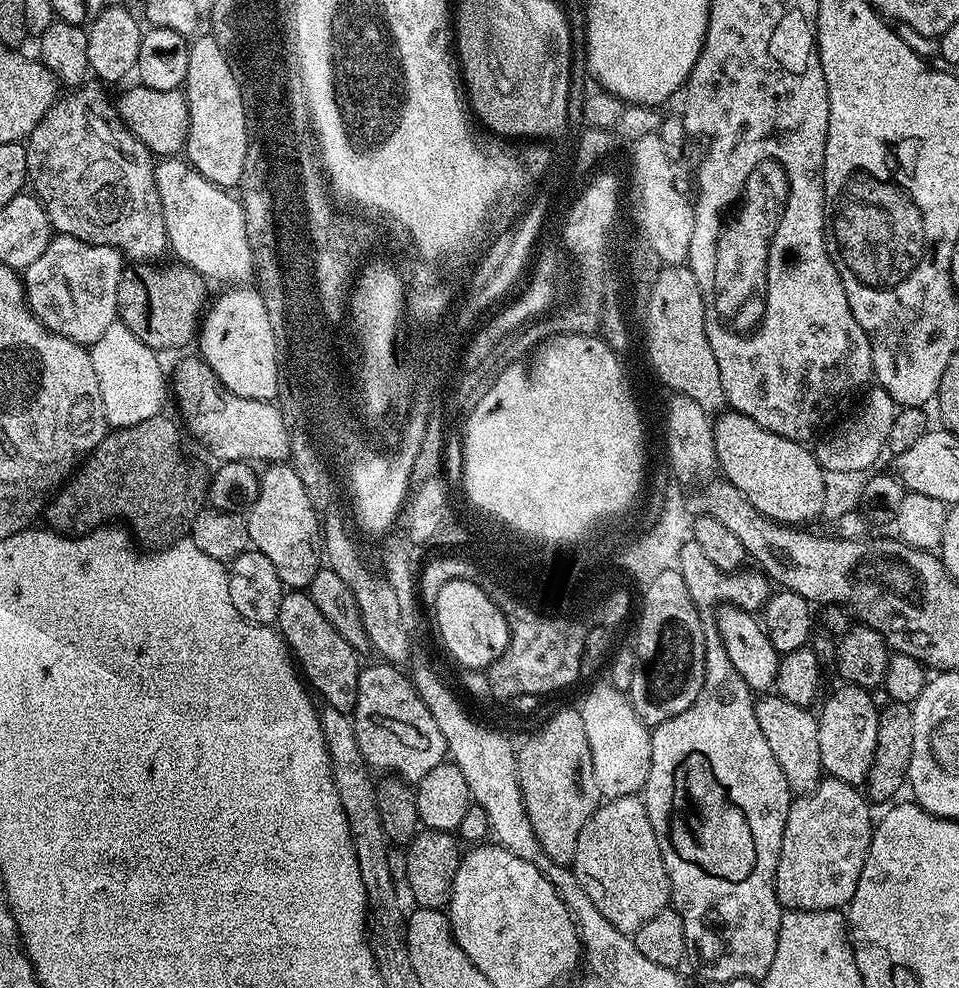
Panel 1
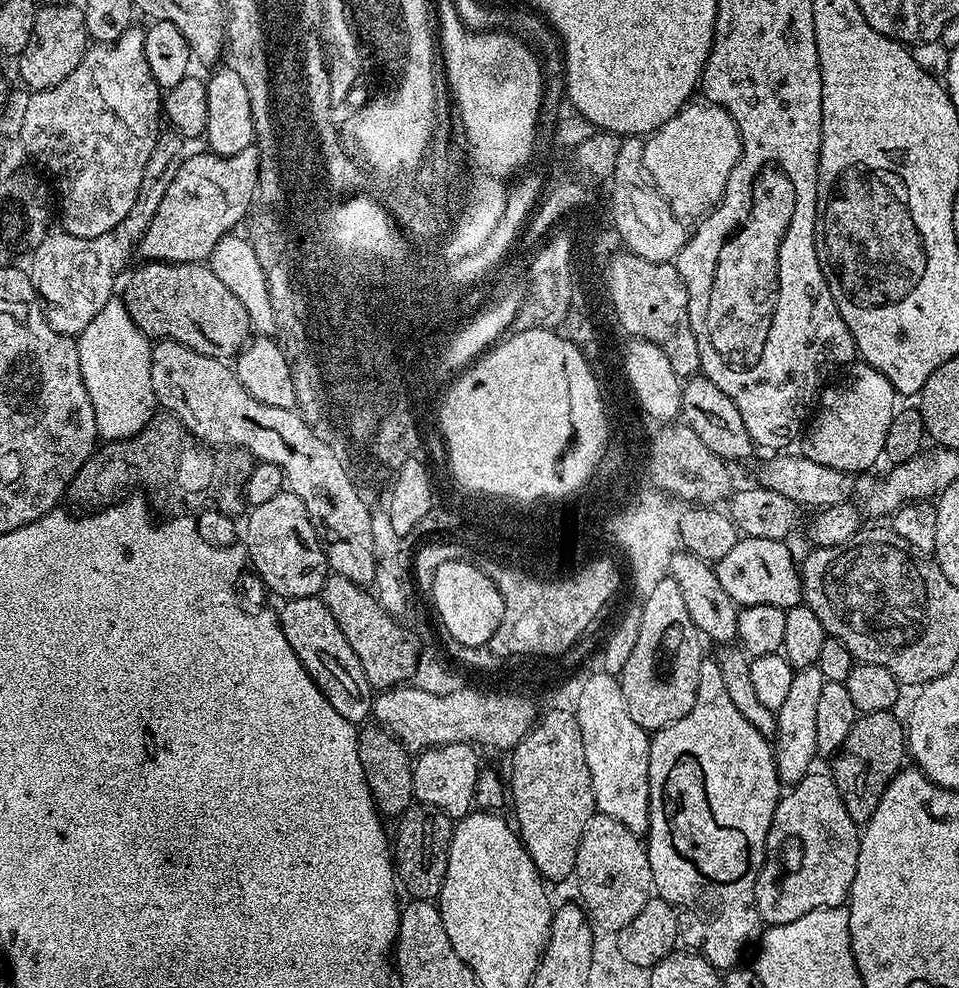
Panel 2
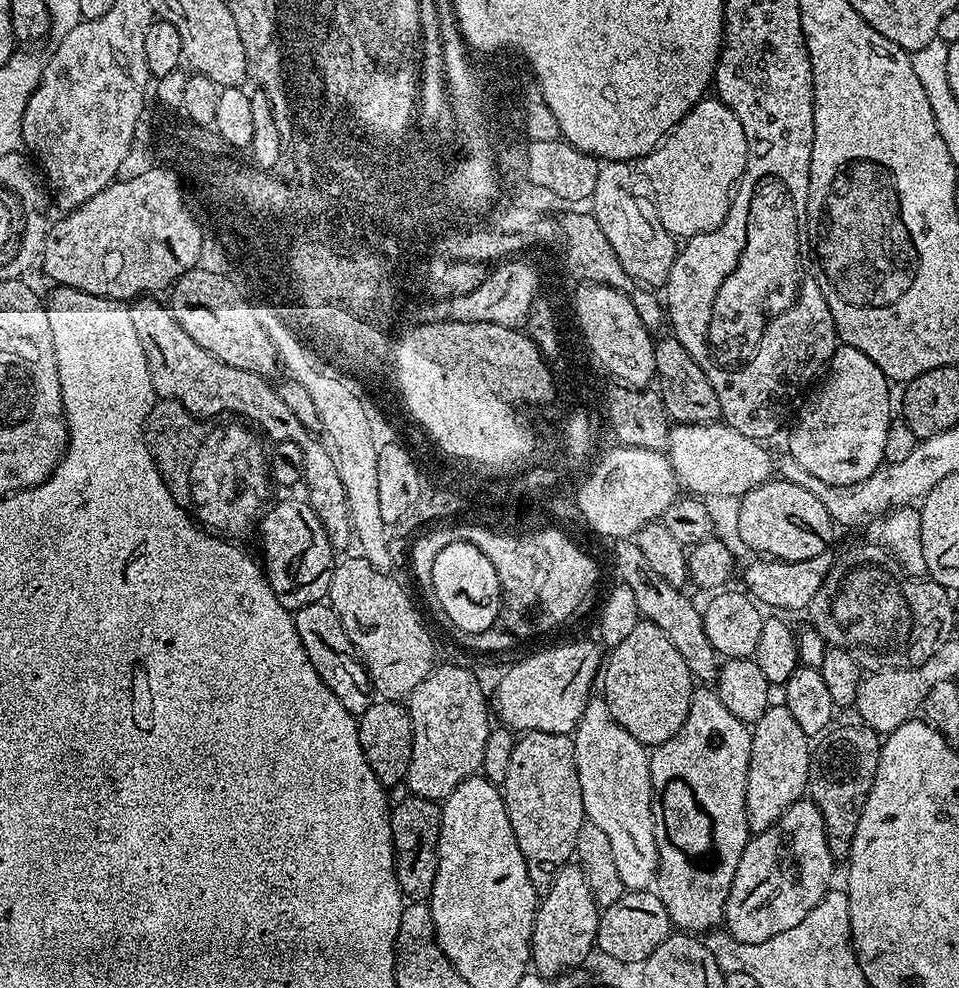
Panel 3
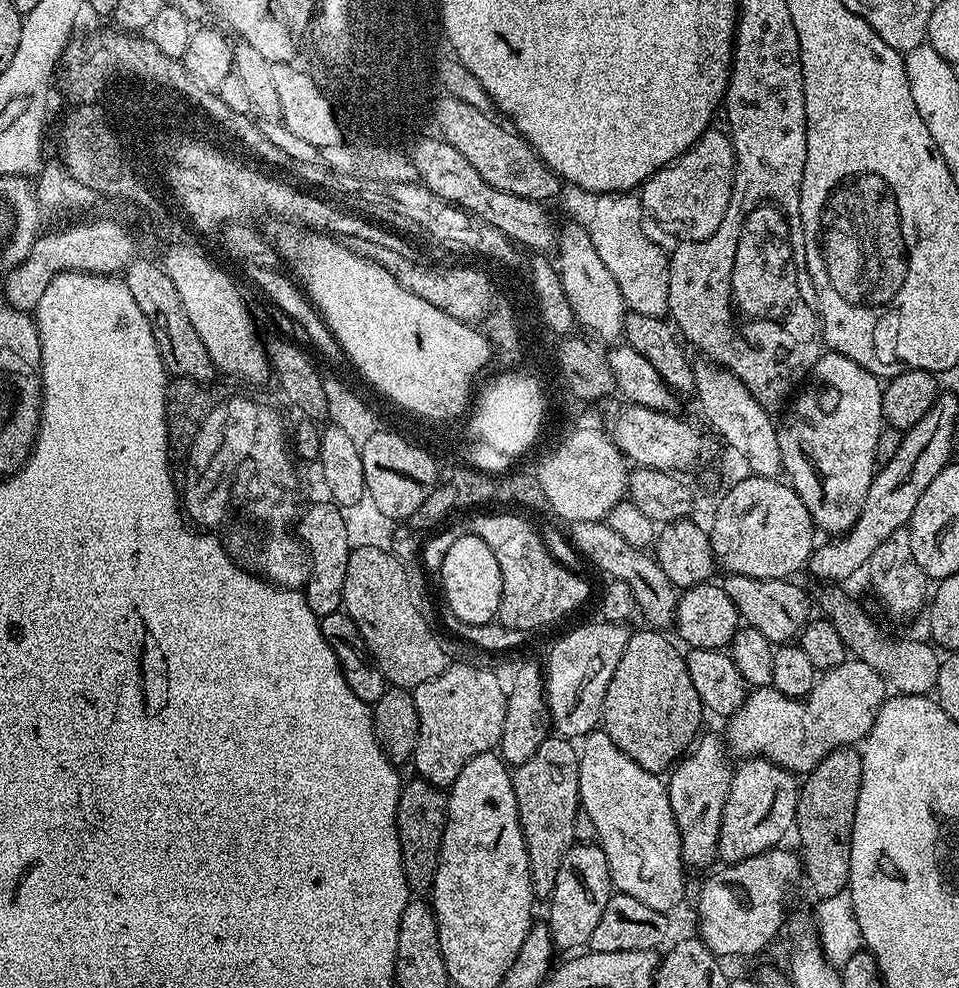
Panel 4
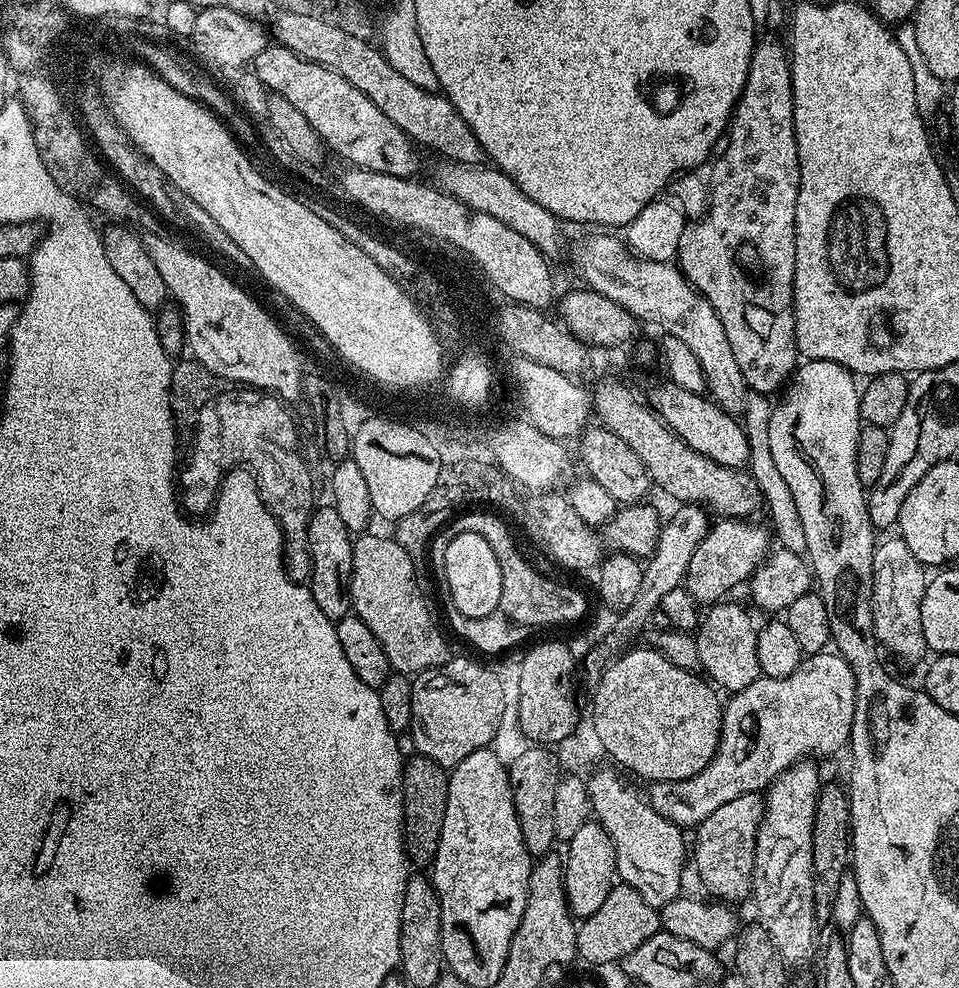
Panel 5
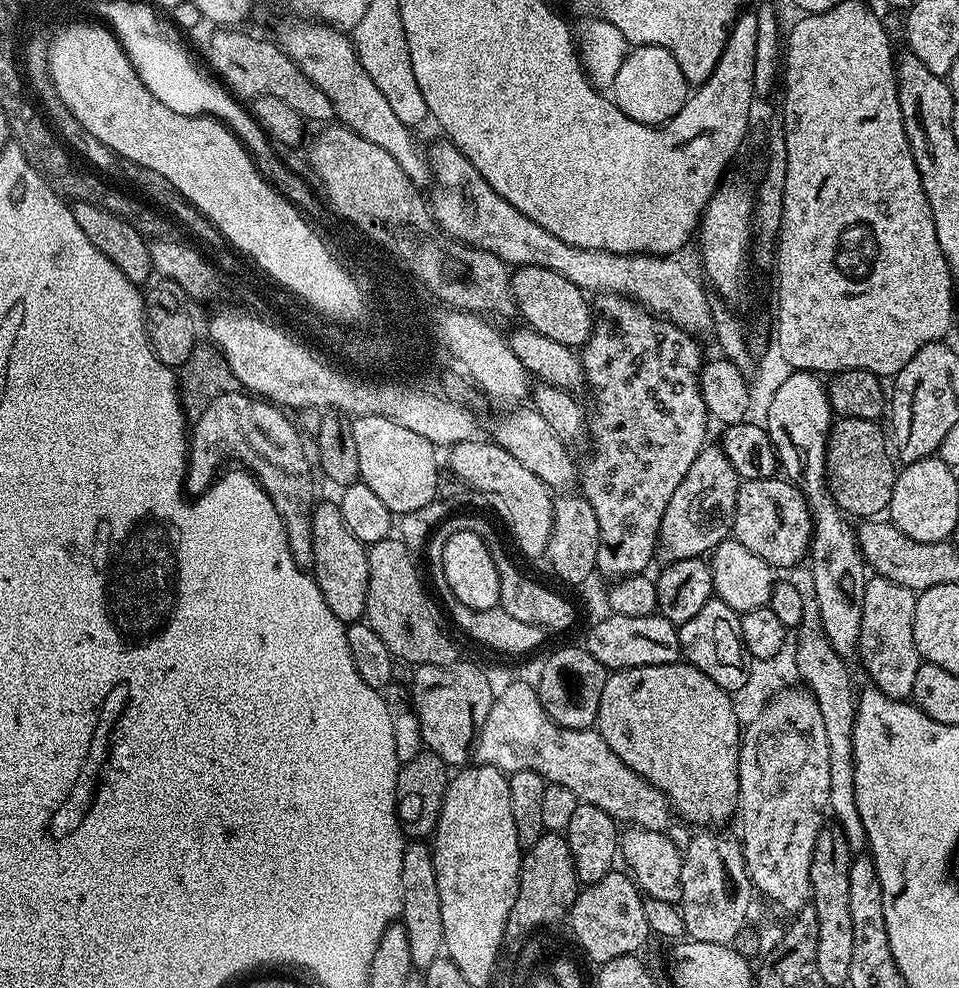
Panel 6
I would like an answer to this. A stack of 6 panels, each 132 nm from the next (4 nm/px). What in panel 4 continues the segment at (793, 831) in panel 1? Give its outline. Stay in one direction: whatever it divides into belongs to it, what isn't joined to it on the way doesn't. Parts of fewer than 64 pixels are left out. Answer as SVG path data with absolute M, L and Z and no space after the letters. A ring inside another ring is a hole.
M788 846L771 848L768 852L731 865L727 869L728 880L708 880L701 886L700 897L696 900L696 916L700 919L698 936L717 957L756 956L779 934L780 927L784 924L784 907L788 904L788 891L802 880L802 860L795 851L793 852Z

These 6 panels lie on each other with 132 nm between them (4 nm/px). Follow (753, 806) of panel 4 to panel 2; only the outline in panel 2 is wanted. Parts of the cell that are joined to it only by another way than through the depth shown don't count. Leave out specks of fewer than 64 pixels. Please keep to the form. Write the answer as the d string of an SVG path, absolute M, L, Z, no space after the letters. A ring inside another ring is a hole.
M819 666L795 669L790 682L788 697L782 702L780 708L775 709L774 751L776 753L776 773L785 785L797 784L803 776L807 776L813 767L812 759L817 759L818 698L822 695L822 686L825 683L824 675Z

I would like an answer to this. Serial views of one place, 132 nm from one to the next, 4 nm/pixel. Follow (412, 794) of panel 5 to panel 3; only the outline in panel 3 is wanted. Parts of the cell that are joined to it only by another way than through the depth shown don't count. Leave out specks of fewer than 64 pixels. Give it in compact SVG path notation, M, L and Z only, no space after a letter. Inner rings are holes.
M408 794L405 797L400 805L392 808L392 845L396 851L396 877L400 891L409 901L424 902L431 897L438 870L441 805L421 796Z

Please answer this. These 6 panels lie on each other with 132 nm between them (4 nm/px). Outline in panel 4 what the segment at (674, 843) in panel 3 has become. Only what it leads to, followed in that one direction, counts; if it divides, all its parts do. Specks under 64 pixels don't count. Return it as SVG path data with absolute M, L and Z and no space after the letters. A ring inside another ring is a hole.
M704 734L671 769L667 777L670 810L678 826L684 863L689 869L704 868L707 864L717 863L716 843L720 837L722 812L726 806L728 787L734 771L734 764L731 762L733 763L725 741L721 737L719 740L716 736Z

